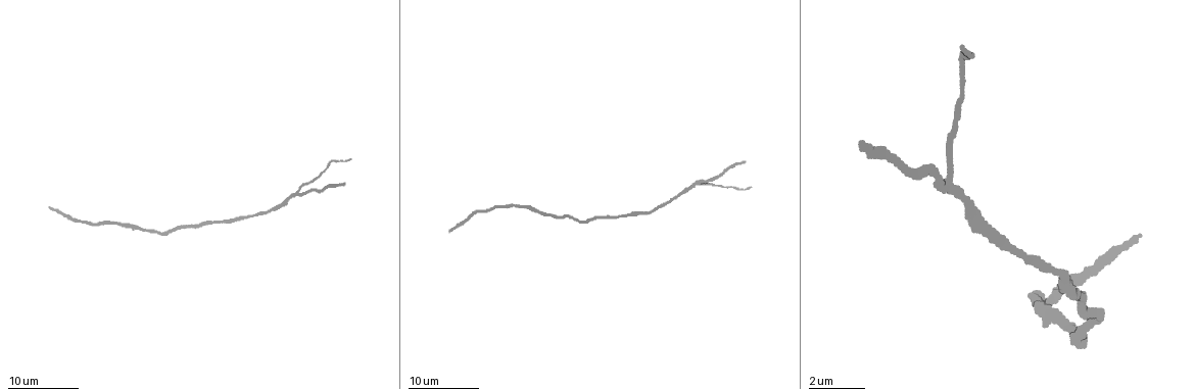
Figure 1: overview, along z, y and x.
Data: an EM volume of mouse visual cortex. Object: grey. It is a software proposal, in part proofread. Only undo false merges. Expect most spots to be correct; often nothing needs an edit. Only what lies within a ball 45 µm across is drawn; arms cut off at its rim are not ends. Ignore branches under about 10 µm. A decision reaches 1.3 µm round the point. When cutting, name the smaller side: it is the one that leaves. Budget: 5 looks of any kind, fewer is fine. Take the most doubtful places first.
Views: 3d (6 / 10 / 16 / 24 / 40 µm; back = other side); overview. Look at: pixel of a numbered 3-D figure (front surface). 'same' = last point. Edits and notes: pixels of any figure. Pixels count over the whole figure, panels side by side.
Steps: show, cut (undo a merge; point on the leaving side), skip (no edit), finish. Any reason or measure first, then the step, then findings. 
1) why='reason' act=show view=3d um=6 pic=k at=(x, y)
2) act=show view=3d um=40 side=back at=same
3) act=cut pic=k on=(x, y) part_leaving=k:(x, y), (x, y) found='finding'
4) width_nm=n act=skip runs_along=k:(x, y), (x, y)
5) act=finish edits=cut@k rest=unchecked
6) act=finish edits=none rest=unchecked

why='calibre changes' act=show view=3d um=10 pic=1 at=(1005, 243)

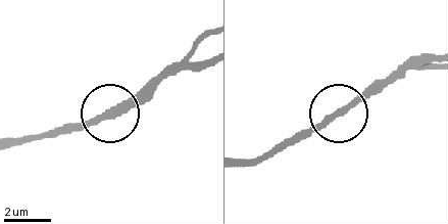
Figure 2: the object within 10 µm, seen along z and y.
act=skip found='all the same neuron'

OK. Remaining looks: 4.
why='calibre changes' act=show view=3d um=16 pic=1 at=(643, 212)

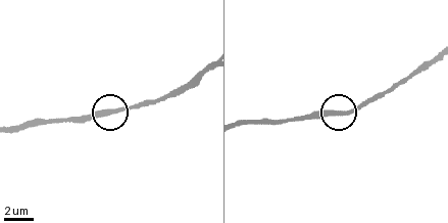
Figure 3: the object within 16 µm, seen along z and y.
act=skip runs_along=3:(261, 125), (344, 114), (380, 99) found='one neuron here'

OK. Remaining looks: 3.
act=show view=3d um=6 pic=1 at=(607, 218)

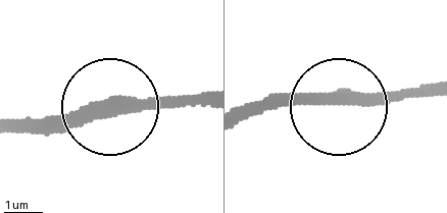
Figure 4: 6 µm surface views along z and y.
why='from behind' act=show view=3d um=6 side=back pic=4 at=(334, 98)

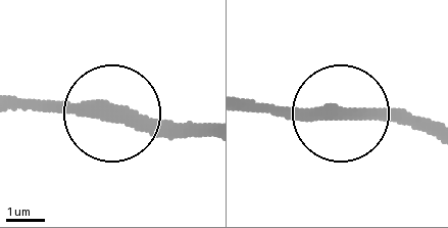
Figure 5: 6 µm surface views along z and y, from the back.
side_arm_um=26 act=skip runs_along=5:(114, 120), (208, 123) found='continuous, no second neuron'

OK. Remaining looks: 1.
act=finish edits=none rest=unchecked

